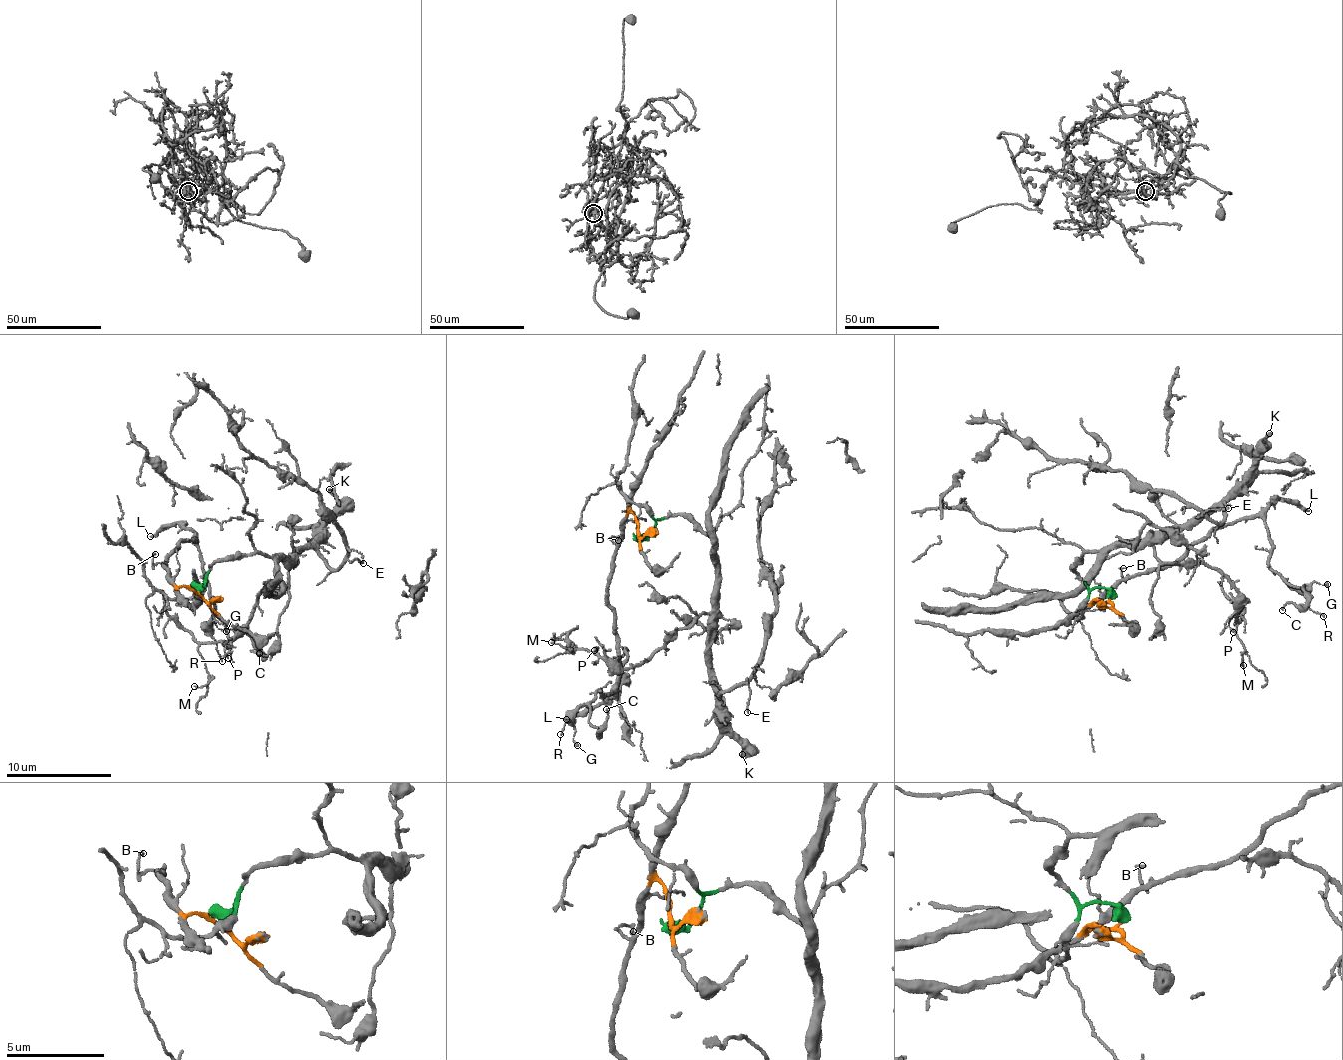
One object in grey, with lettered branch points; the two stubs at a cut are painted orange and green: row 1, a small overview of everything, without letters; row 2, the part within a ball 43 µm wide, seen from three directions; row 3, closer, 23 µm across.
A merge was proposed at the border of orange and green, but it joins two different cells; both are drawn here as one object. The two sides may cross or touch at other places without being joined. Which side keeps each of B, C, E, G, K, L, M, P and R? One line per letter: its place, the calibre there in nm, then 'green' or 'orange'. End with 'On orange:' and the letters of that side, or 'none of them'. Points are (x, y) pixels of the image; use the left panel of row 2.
B: (155, 554) | 140 nm | orange
C: (259, 653) | 130 nm | orange
E: (363, 563) | 120 nm | green
G: (226, 631) | 100 nm | orange
K: (329, 489) | 200 nm | green
L: (150, 536) | 200 nm | orange
M: (194, 686) | 100 nm | green
P: (228, 658) | 110 nm | green
R: (222, 661) | 100 nm | orange
On orange: B, C, G, L, R

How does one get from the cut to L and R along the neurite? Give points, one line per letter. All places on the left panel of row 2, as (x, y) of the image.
L: (197, 591), (175, 585), (163, 565), (182, 541), (197, 541), (191, 532), (171, 525), (149, 535)
R: (197, 591), (175, 585), (163, 565), (182, 541), (197, 540), (214, 606), (208, 623), (222, 660)

